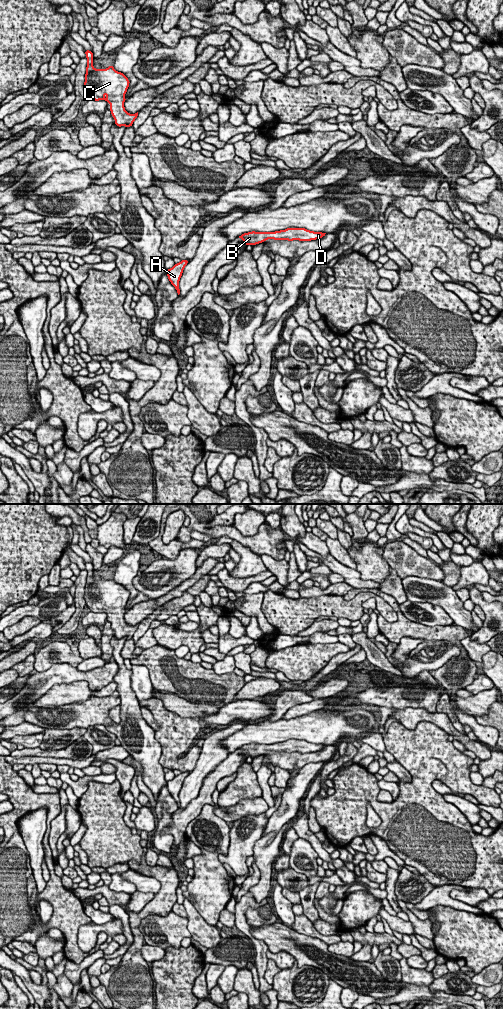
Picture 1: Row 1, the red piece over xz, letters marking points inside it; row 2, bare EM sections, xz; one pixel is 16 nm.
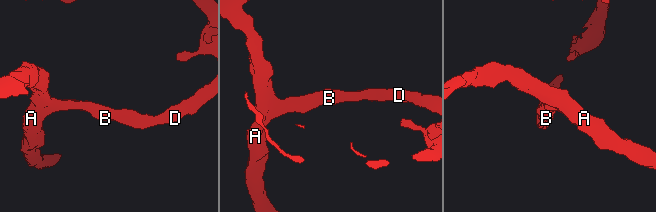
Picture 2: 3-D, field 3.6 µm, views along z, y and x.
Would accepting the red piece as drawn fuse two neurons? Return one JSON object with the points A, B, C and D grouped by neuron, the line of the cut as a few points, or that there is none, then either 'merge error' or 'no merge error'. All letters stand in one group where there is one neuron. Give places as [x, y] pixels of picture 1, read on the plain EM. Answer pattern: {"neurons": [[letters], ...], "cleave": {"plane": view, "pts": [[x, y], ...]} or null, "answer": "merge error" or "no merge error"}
{"neurons": [["A", "B", "C", "D"]], "cleave": null, "answer": "no merge error"}

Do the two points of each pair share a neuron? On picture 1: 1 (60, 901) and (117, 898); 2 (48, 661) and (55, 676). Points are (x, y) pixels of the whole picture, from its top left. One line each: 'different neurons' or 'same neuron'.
1: different neurons
2: different neurons

